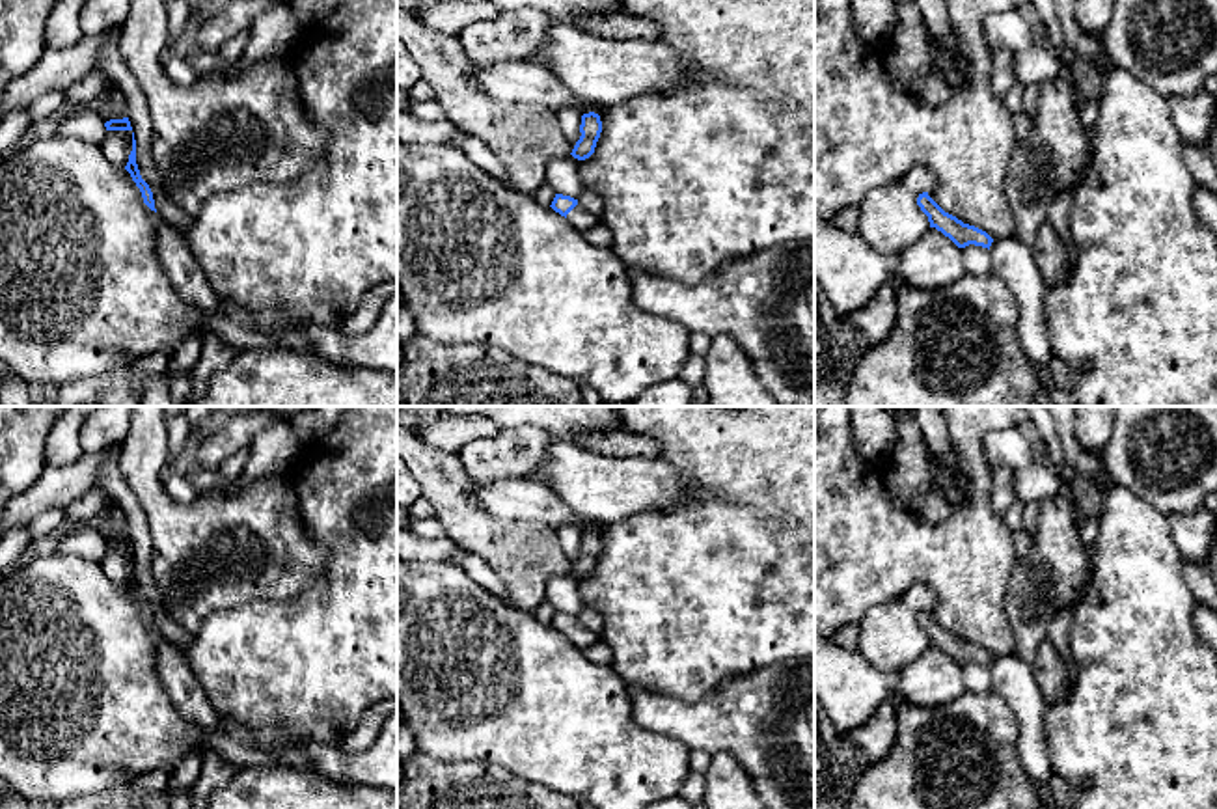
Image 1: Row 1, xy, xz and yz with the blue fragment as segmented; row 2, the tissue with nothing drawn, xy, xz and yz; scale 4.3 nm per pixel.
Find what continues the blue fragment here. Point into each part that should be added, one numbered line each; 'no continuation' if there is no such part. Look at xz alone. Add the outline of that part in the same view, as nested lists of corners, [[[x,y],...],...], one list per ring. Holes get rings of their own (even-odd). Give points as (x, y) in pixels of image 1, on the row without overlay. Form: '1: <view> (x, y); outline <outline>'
1: xz (578, 634); outline [[[576,623],[568,632],[567,638],[580,647],[581,651],[600,641],[600,636],[585,628],[583,624]]]

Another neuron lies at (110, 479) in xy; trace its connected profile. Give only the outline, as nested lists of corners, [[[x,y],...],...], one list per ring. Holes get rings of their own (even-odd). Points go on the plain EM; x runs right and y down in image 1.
[[[110,446],[106,451],[112,453],[110,459],[99,468],[97,487],[101,487],[127,516],[127,535],[130,539],[134,557],[136,557],[136,582],[142,596],[149,602],[155,617],[155,626],[171,645],[175,645],[183,654],[194,641],[196,634],[186,632],[183,626],[173,623],[164,610],[160,591],[153,578],[153,537],[149,533],[149,522],[145,518],[144,507],[136,494],[129,488],[121,468],[119,468],[119,446]]]

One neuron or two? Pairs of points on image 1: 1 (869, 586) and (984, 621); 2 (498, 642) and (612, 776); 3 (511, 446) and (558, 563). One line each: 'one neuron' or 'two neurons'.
1: one neuron
2: one neuron
3: two neurons

